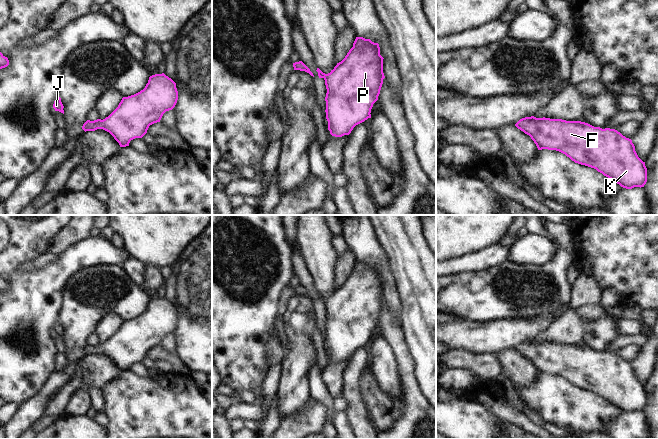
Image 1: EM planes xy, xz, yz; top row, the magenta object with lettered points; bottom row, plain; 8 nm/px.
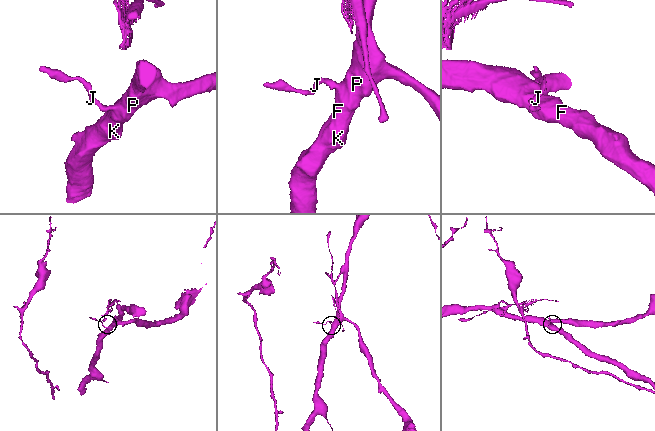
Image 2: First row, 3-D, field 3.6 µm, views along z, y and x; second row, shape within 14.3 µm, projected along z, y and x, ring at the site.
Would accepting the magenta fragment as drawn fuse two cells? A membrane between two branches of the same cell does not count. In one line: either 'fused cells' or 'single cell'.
single cell

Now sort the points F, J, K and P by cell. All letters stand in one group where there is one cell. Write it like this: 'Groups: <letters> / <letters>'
Groups: F J K P

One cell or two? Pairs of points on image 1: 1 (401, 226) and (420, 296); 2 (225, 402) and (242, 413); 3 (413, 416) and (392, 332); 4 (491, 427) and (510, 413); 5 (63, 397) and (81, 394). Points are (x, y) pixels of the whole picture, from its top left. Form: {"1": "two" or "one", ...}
{"1": "one", "2": "two", "3": "one", "4": "two", "5": "two"}

